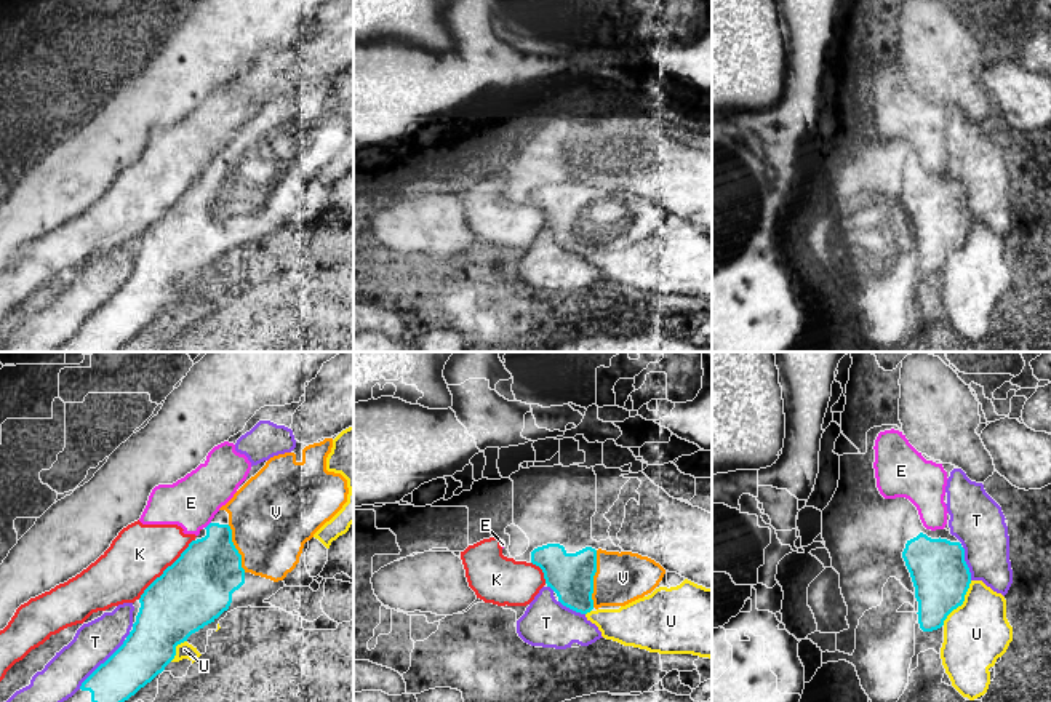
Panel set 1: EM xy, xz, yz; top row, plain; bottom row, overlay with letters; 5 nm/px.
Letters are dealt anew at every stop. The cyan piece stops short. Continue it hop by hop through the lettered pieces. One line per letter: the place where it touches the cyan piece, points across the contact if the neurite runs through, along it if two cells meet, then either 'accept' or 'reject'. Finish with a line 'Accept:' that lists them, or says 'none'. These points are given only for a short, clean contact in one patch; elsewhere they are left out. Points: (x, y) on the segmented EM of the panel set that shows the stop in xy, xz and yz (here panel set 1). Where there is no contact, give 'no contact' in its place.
E: meets cyan in xy at (208, 525); border along xy (210, 522), (205, 528); reject
K: meets cyan in xy at (165, 570); border along xy (194, 539), (138, 598); reject
T: meets cyan in xy at (101, 664); reject
U: meets cyan in yz at (962, 603); reject
V: meets cyan in xz at (592, 579); runs through xz (570, 576), (592, 579), (623, 578); accept
Accept: V

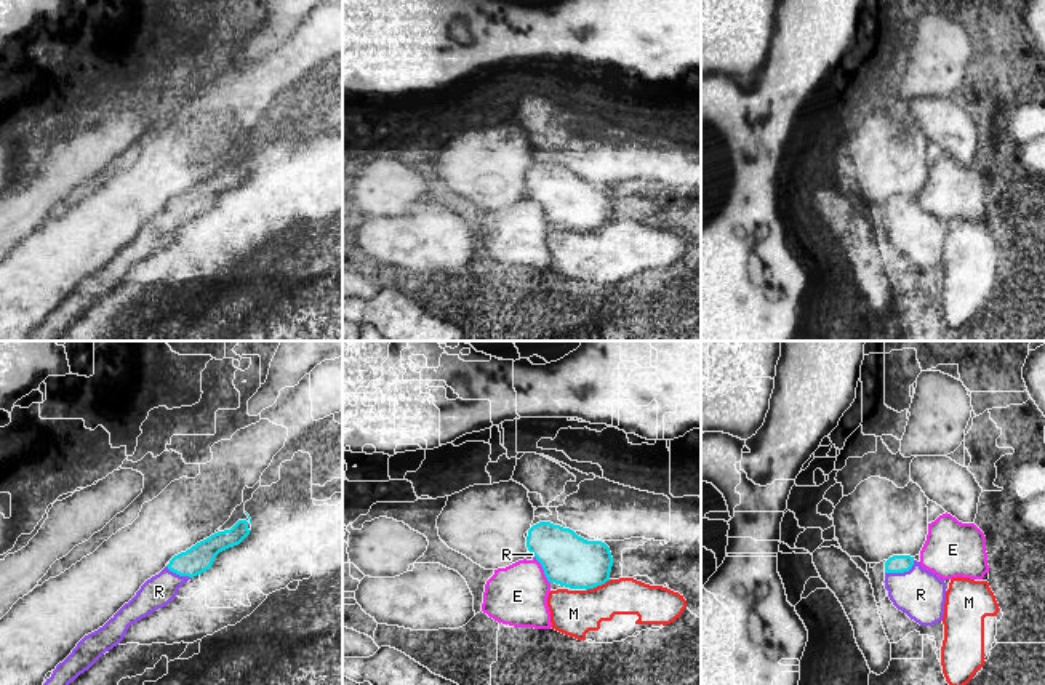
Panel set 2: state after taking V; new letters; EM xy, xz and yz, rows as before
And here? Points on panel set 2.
E: meets cyan in xz at (544, 572); reject
M: meets cyan in xz at (597, 584); reject
R: meets cyan in yz at (901, 572); runs through yz (898, 564), (901, 572), (920, 594); accept
Accept: R

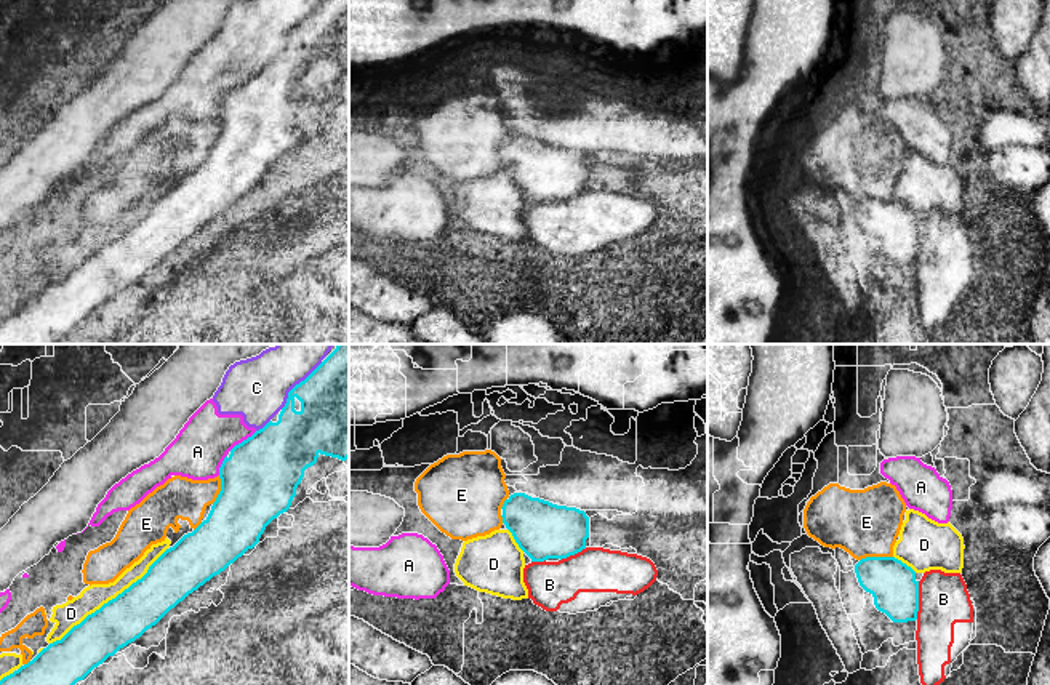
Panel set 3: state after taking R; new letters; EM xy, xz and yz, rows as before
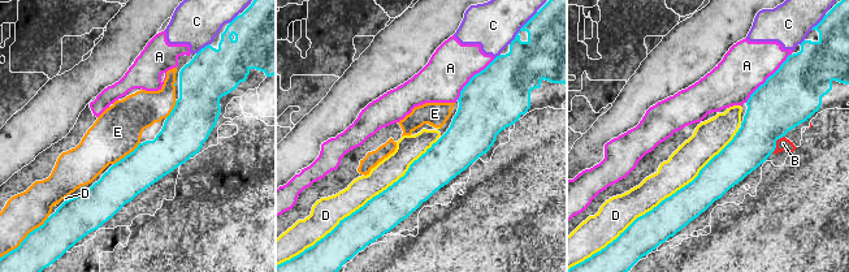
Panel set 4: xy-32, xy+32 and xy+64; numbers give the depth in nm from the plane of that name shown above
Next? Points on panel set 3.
A: meets cyan in xy at (244, 440); reject
B: meets cyan in yz at (917, 600); reject
C: meets cyan in xy at (296, 384); border along xy (322, 362), (288, 392), (287, 402), (280, 408); reject
D: meets cyan in xy at (109, 600); reject
E: meets cyan in yz at (876, 557); reject
Accept: none

